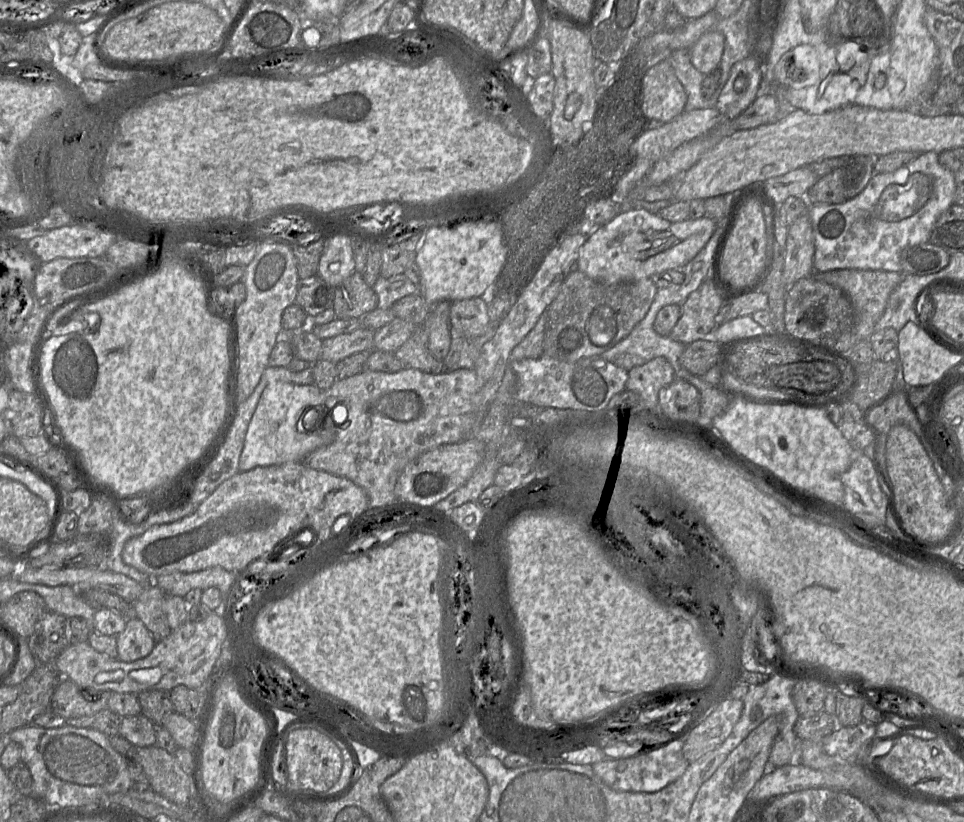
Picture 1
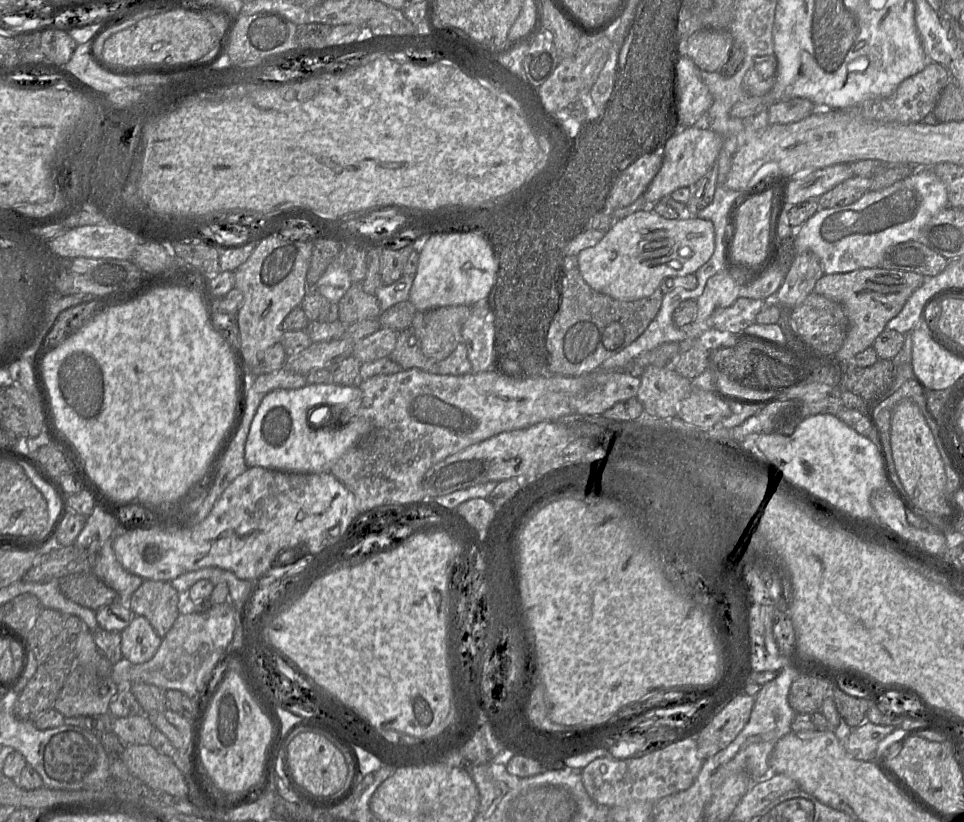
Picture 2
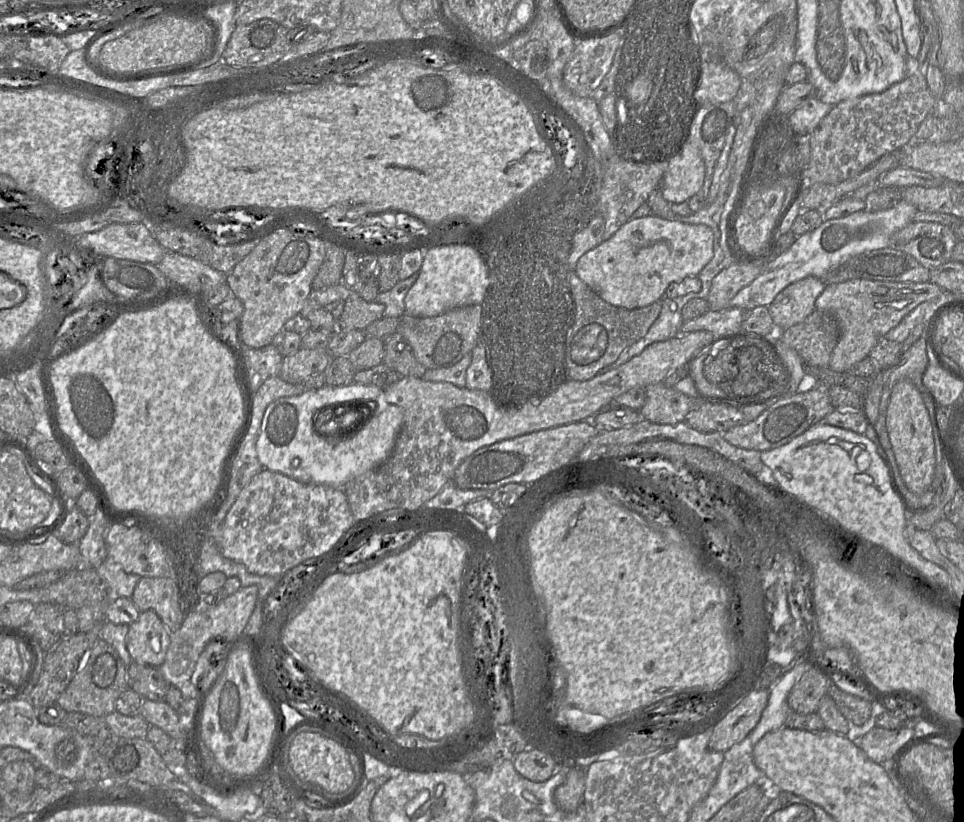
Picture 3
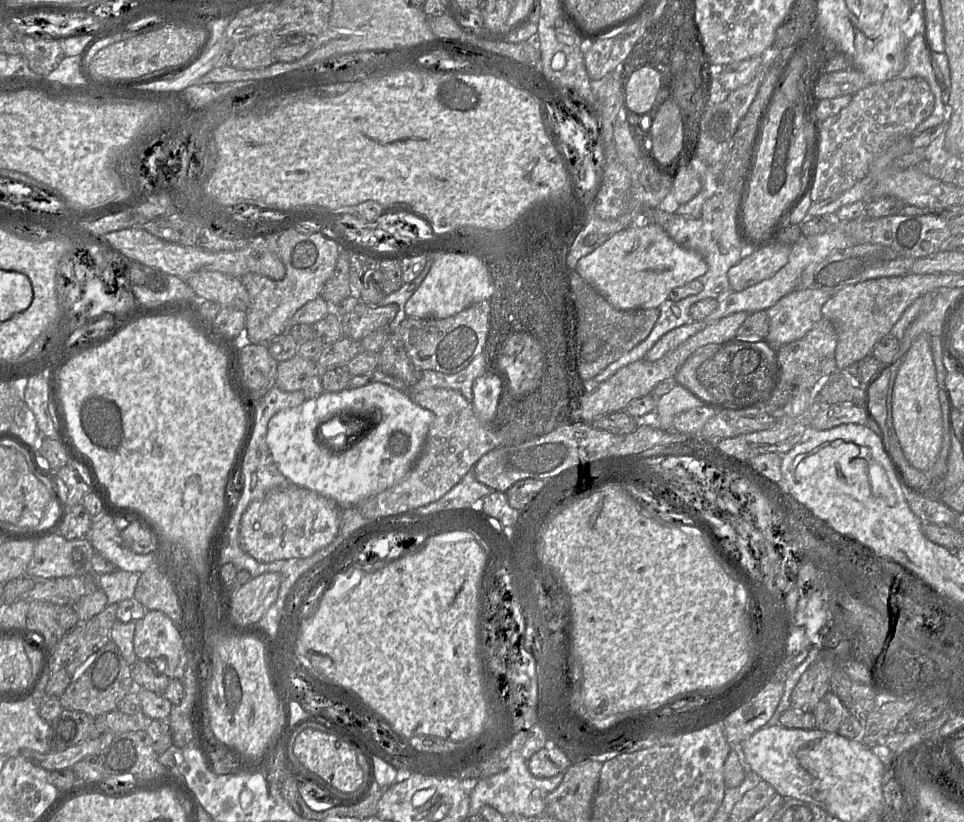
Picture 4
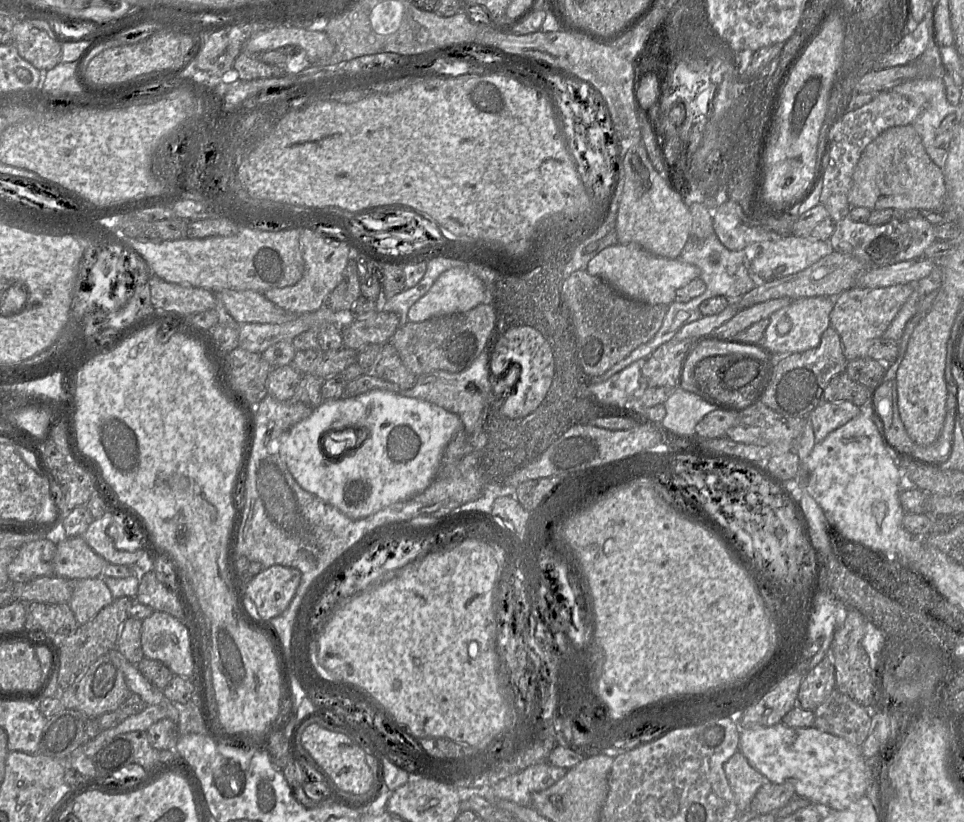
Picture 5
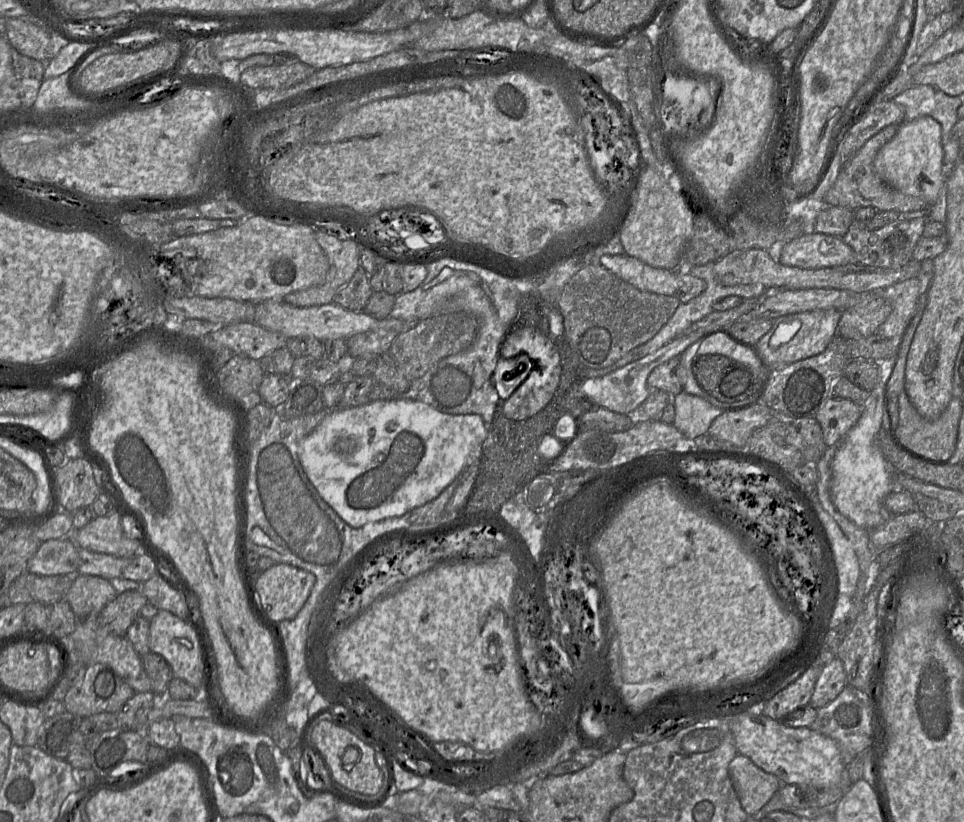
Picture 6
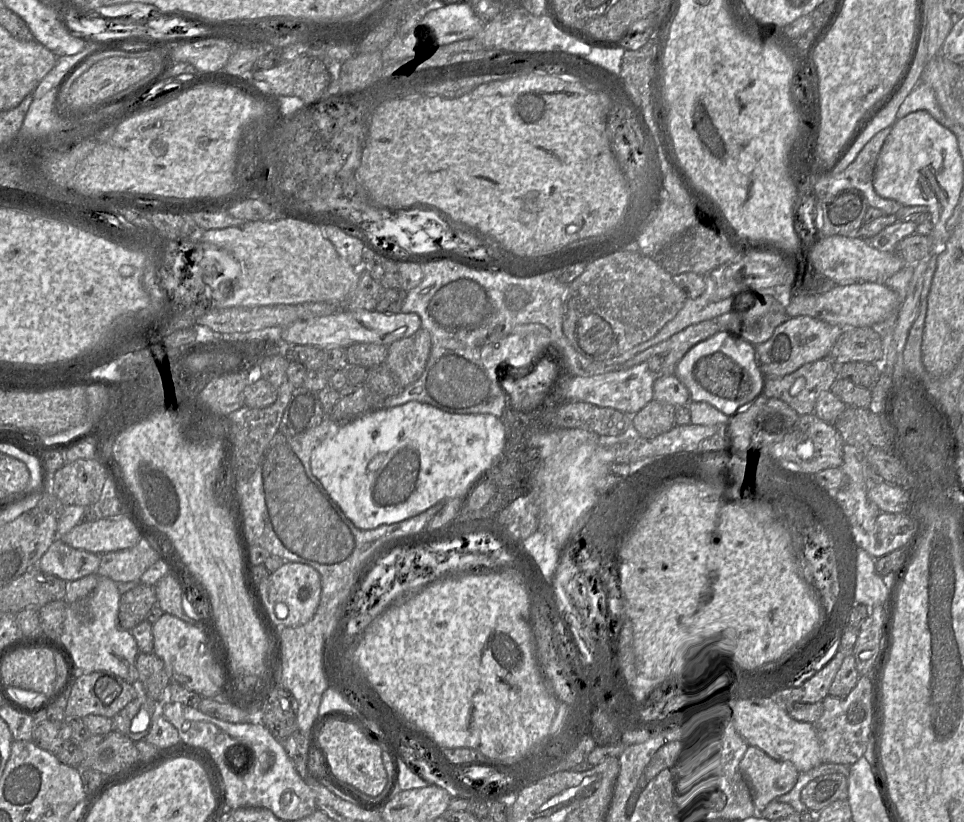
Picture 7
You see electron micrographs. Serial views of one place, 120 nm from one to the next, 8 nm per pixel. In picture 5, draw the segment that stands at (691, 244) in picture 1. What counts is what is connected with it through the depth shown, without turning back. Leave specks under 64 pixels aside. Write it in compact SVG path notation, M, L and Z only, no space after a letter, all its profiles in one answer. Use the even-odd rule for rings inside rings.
M616 244L599 252L587 264L586 272L606 281L619 294L645 304L669 305L676 291L700 276L700 269L678 258L669 259L650 253L638 244Z

